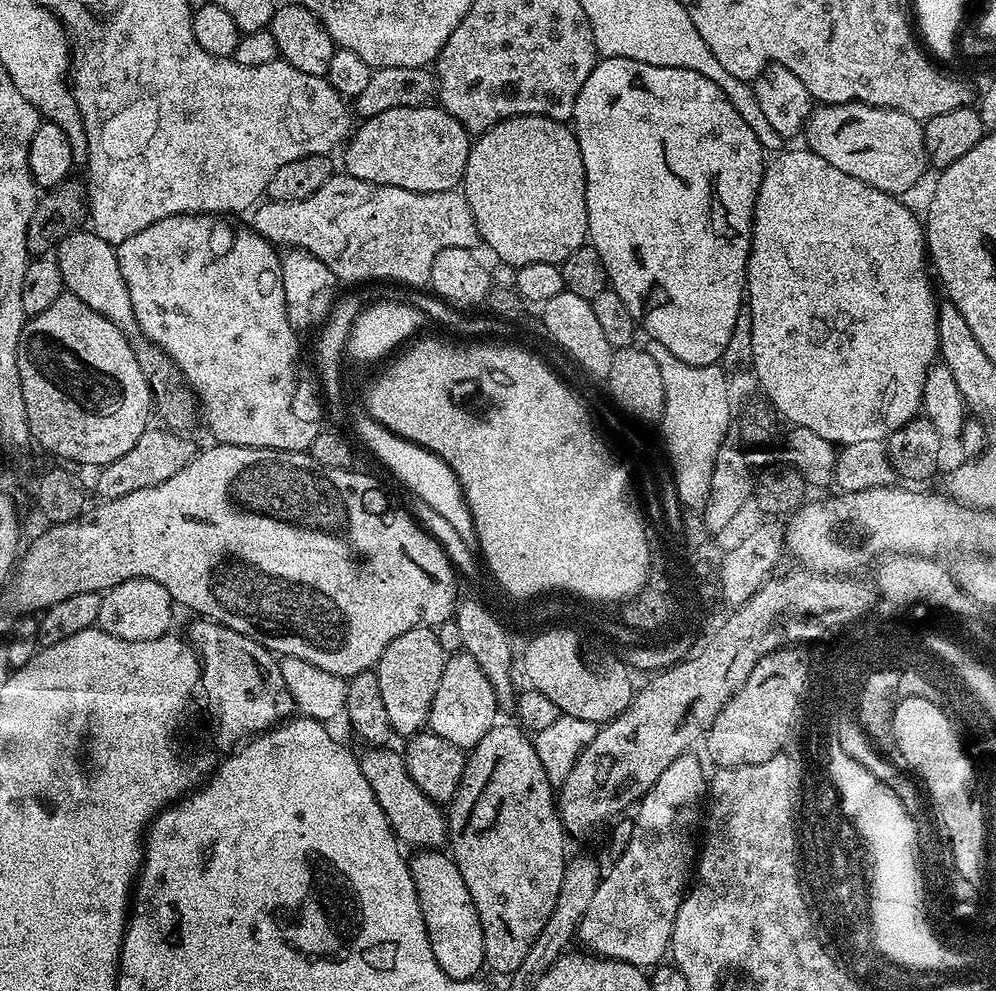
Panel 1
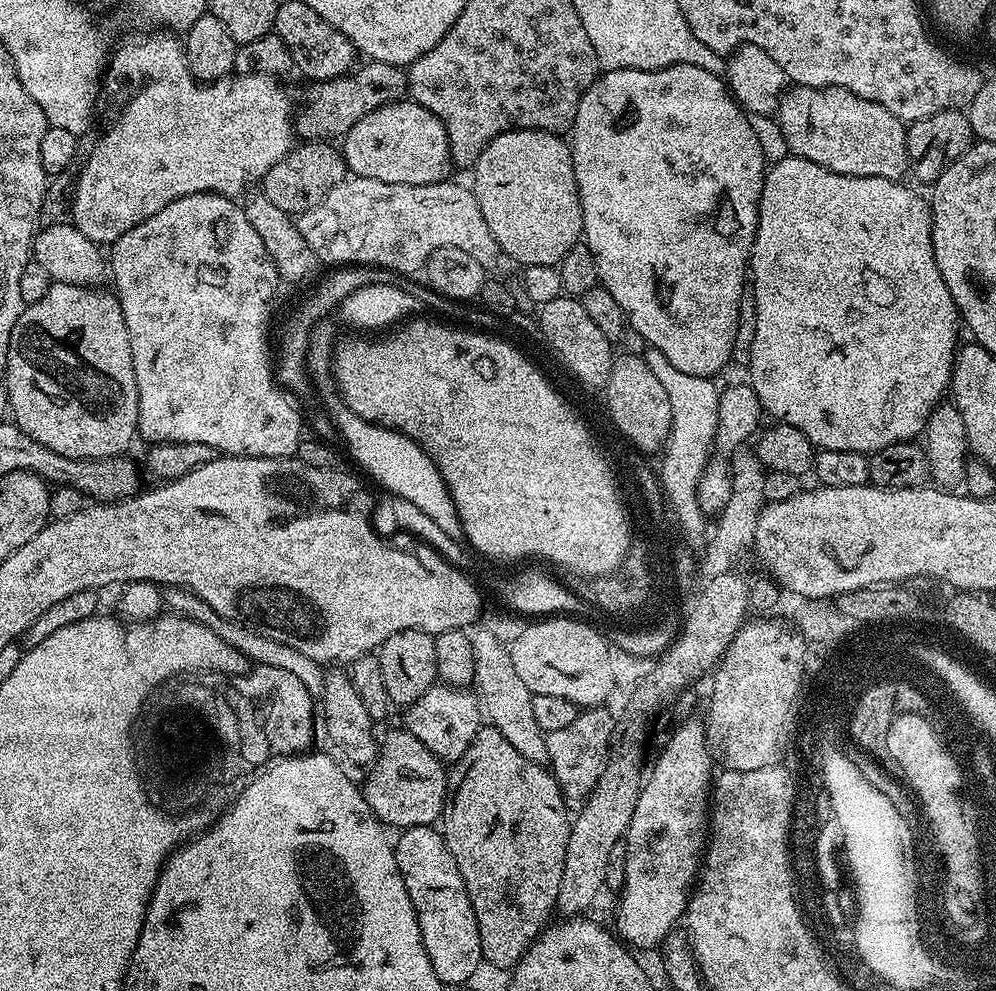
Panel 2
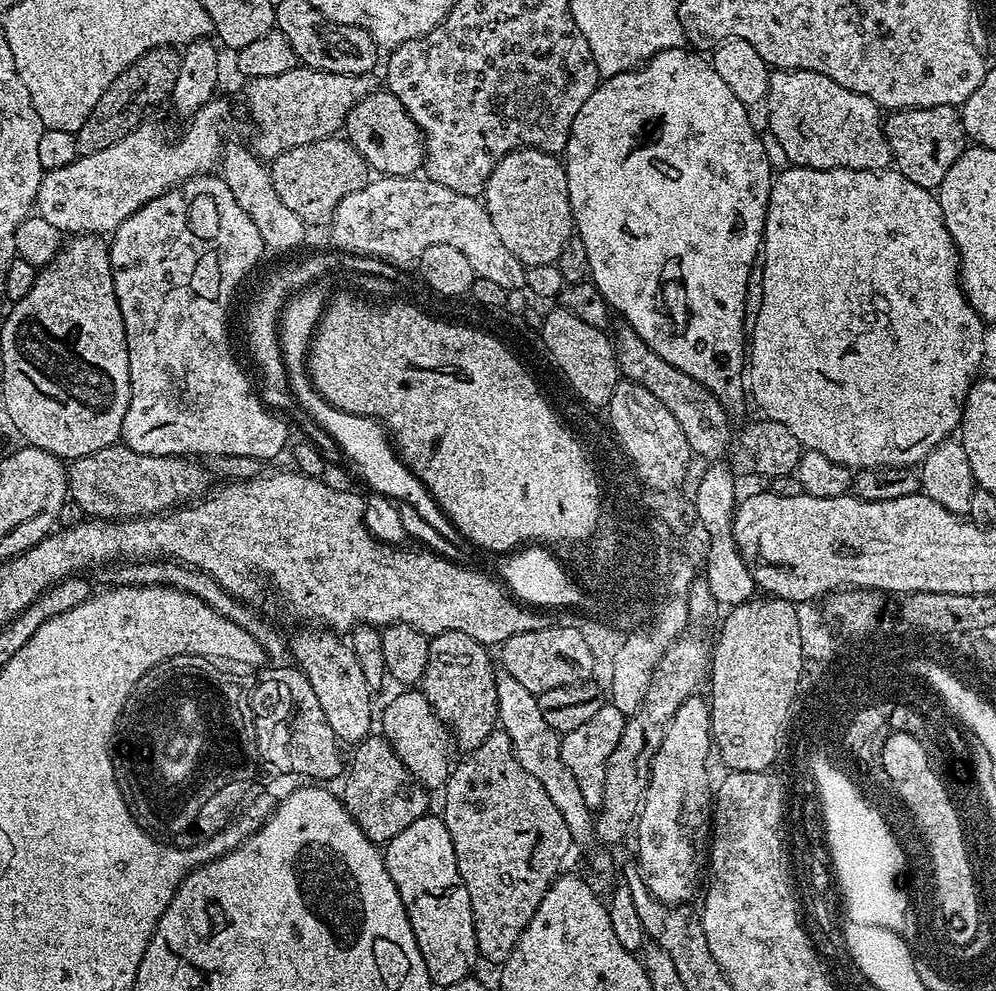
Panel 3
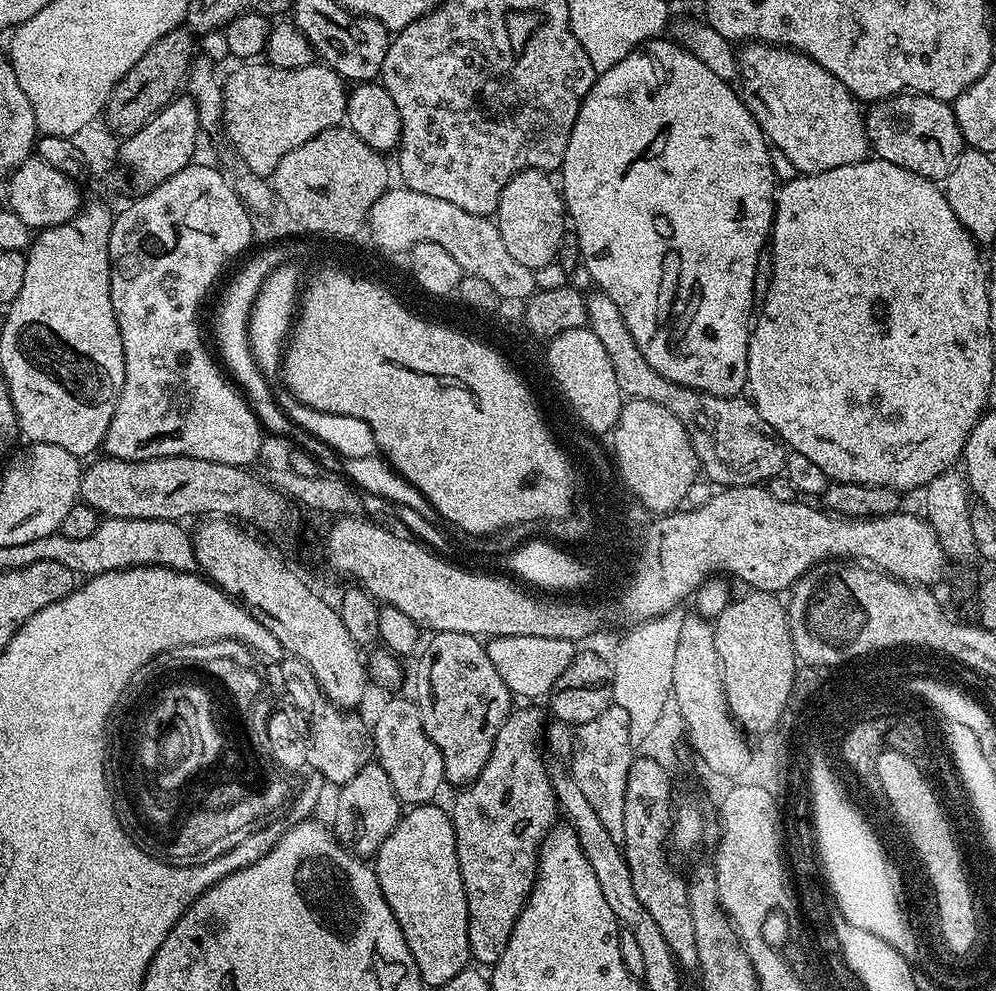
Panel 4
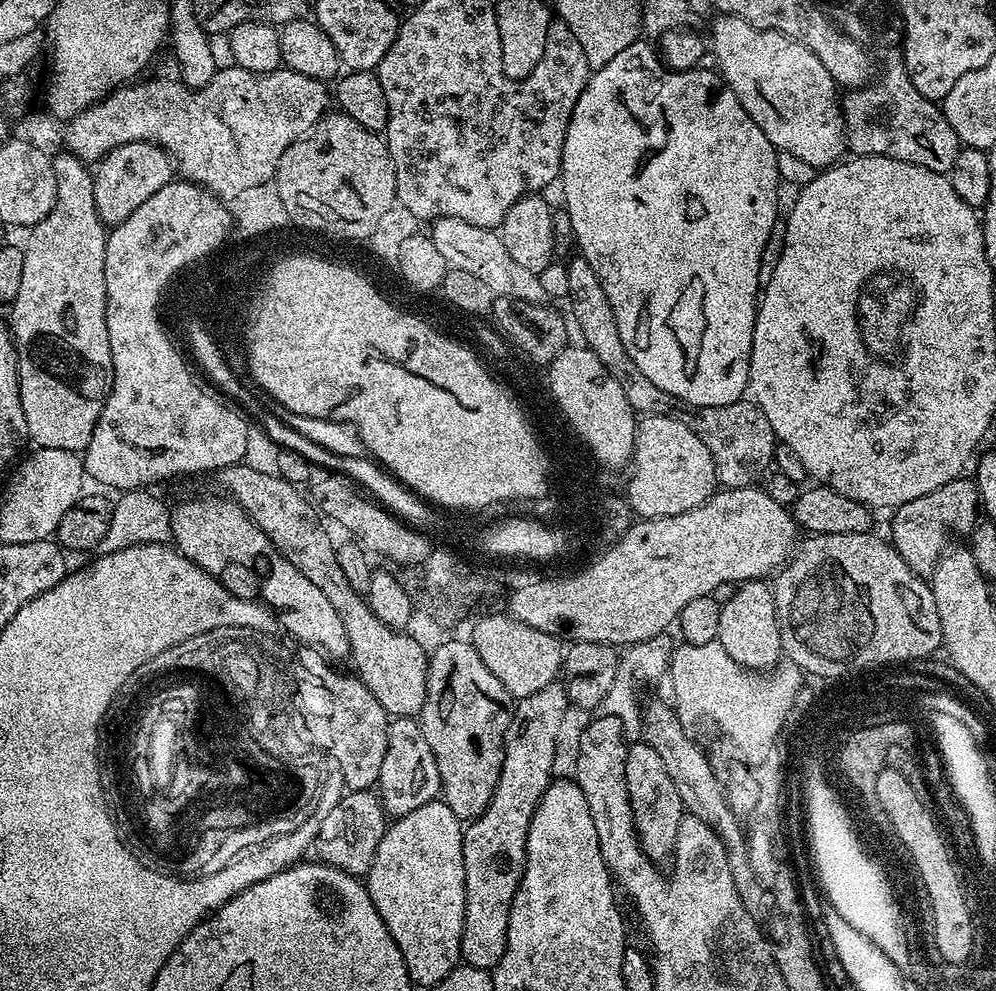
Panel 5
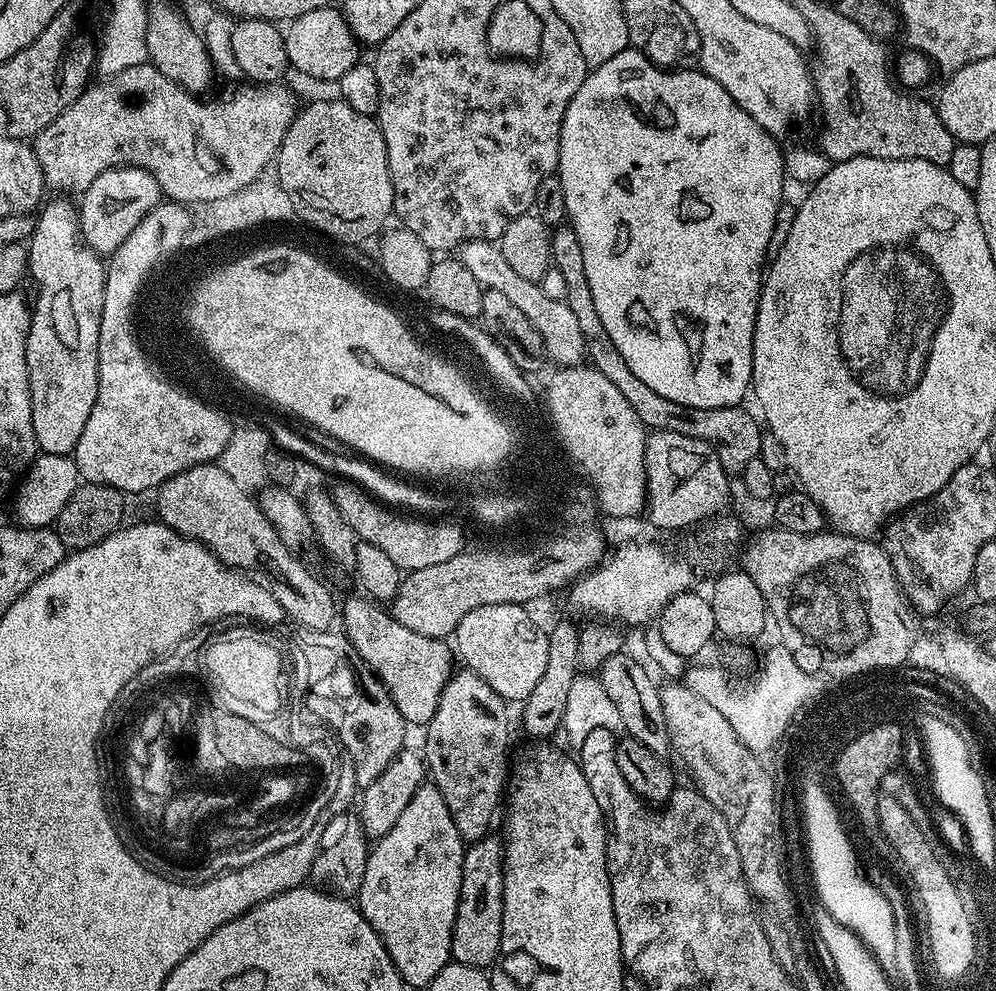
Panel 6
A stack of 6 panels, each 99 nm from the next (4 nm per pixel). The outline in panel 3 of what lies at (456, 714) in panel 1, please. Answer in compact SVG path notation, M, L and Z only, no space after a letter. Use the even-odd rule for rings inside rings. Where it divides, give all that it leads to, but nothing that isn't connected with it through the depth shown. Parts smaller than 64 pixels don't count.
M400 690L400 693L389 702L384 708L384 717L379 717L378 724L382 729L384 739L392 743L393 750L398 754L398 758L402 758L402 762L406 766L406 770L410 770L410 774L416 780L419 780L425 788L429 790L443 789L448 783L448 774L450 771L450 763L448 764L448 744L450 748L450 733L444 727L443 722L438 718L438 714L434 714L434 710L430 706L428 699L424 697L423 691L420 690Z

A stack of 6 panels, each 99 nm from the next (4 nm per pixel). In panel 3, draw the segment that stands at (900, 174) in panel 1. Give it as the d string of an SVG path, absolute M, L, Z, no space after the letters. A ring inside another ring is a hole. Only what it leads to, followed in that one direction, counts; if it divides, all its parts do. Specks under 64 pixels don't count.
M776 70L768 78L768 95L766 105L768 104L768 125L767 131L782 142L782 147L786 149L786 158L789 165L798 168L849 168L850 170L878 170L879 168L889 167L893 163L892 151L888 145L888 138L884 133L884 120L882 119L882 109L870 98L858 94L854 90L846 90L846 86L838 86L834 78L826 78L826 74L818 74L814 70Z

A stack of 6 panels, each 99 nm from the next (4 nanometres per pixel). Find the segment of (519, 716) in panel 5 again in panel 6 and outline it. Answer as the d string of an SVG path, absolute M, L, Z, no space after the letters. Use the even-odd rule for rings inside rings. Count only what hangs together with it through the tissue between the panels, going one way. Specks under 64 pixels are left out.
M560 620L548 632L546 646L546 670L538 686L530 690L527 700L523 701L524 732L532 738L552 738L555 732L561 731L564 715L566 714L566 697L570 695L570 685L581 671L578 662L578 634L580 628L572 625L568 620ZM489 834L483 840L469 843L464 849L462 862L462 886L458 898L458 910L452 931L452 960L462 966L491 969L500 954L502 942L502 894L504 893L504 849L499 839Z

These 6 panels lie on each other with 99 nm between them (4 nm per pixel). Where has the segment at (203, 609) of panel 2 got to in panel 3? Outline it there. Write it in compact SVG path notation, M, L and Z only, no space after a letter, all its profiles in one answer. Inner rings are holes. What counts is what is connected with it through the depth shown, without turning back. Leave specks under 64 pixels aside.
M142 560L121 563L119 566L105 571L104 574L105 585L108 586L123 586L126 584L166 586L167 588L194 594L194 598L202 598L202 602L206 602L206 606L218 610L218 614L222 614L222 618L230 618L230 622L234 622L234 626L239 626L242 630L246 630L246 634L250 634L262 646L262 650L266 650L269 661L284 662L289 659L289 641L280 637L279 630L270 621L263 620L252 609L253 605L251 603L239 600L234 594L222 590L222 586L218 582L214 582L214 578L210 578L210 574L206 574L202 570L192 568L188 564L182 564L178 560Z

